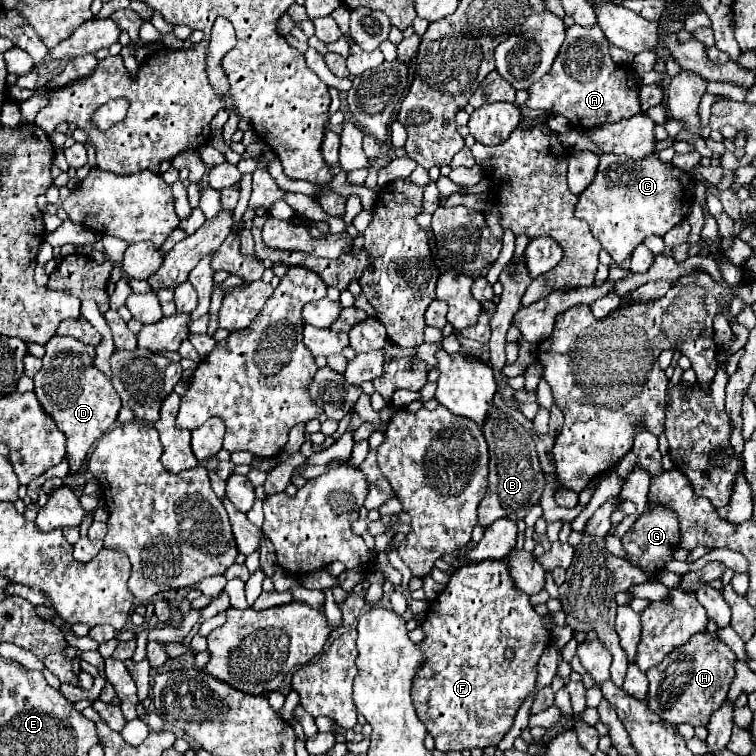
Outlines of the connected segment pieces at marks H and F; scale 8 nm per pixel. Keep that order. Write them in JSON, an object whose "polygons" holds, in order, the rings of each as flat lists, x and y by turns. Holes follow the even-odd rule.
{"polygons":[[[695,633,685,645,673,649,669,657,645,673,649,679,649,709,671,725,707,725,711,713,717,711,727,697,731,679,735,675,735,659,735,653,725,643,713,639,709,633]],[[481,561,481,563,471,563,471,565,465,565,461,569,457,569,453,575,451,575,451,581,449,585,443,589,443,593,433,601,431,605,431,611,427,615,427,619,423,621,423,627,425,631,425,641,419,643,421,651,427,655,427,663,419,669,417,677,415,677,415,683,413,683,413,703,415,703,415,709,417,709,417,717,427,725,427,733,435,739,435,749,439,751,463,751,463,749,485,749,485,747,491,747,491,745,497,745,503,735,511,729,513,725,513,719,515,719,515,713,517,709,521,707,521,703,533,695,535,691,535,681,537,681,537,661,543,653,543,649,547,647,547,641,549,641,549,633,545,631,545,621,535,613,535,609,531,607,529,603,529,595,527,593,521,593,521,589,515,587,507,567,501,565,501,561],[511,647,515,651,515,659,507,661,505,659,505,649]]]}

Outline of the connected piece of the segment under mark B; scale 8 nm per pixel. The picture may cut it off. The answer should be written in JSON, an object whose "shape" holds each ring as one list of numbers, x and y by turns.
{"shape":[[493,407,489,421,485,421,483,425,483,435,489,445,491,463,489,463,489,489,487,489,489,493,477,507,477,525,485,529,501,517,521,521,529,513,529,509,539,501,547,481,537,459,535,441,523,429,521,423,511,421,497,407]]}

